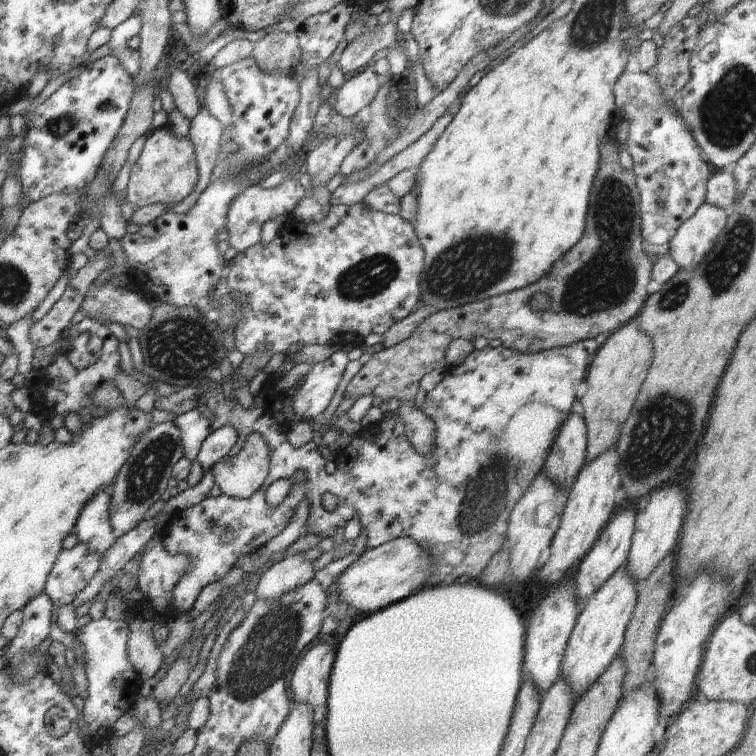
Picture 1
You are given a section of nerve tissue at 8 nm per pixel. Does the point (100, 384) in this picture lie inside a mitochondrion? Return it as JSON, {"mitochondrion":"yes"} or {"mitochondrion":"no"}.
{"mitochondrion":"no"}

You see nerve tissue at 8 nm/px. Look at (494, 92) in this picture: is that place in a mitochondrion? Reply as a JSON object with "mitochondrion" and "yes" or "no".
{"mitochondrion":"no"}

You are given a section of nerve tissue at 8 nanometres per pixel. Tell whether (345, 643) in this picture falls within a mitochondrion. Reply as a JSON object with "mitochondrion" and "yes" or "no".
{"mitochondrion":"no"}

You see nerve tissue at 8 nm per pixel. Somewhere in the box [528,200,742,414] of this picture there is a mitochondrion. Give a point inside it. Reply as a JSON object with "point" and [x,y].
{"point":[673,297]}

